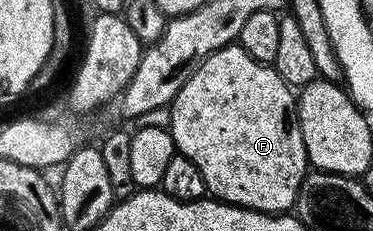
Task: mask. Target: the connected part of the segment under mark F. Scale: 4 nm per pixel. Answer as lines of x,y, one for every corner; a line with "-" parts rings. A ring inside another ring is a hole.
239,43
228,44
225,48
218,49
217,52
210,54
206,59
198,64
193,74
187,82
177,92
177,96
171,100
170,111
172,110
172,124
170,123
170,131
176,150
179,155
190,158
190,162
194,162
194,166
198,166
198,174
202,174
202,182
206,182
209,193
215,199
223,202
228,206
237,208
253,208
255,212
261,214
284,214
295,205
298,198
298,190
302,186
305,176
310,171
308,155
306,154
306,146
302,142
302,130
300,123
296,121
296,96
293,89
288,87
282,77
276,72
275,67
271,64
263,64
254,58
250,58
250,54
246,54
246,50
241,48

